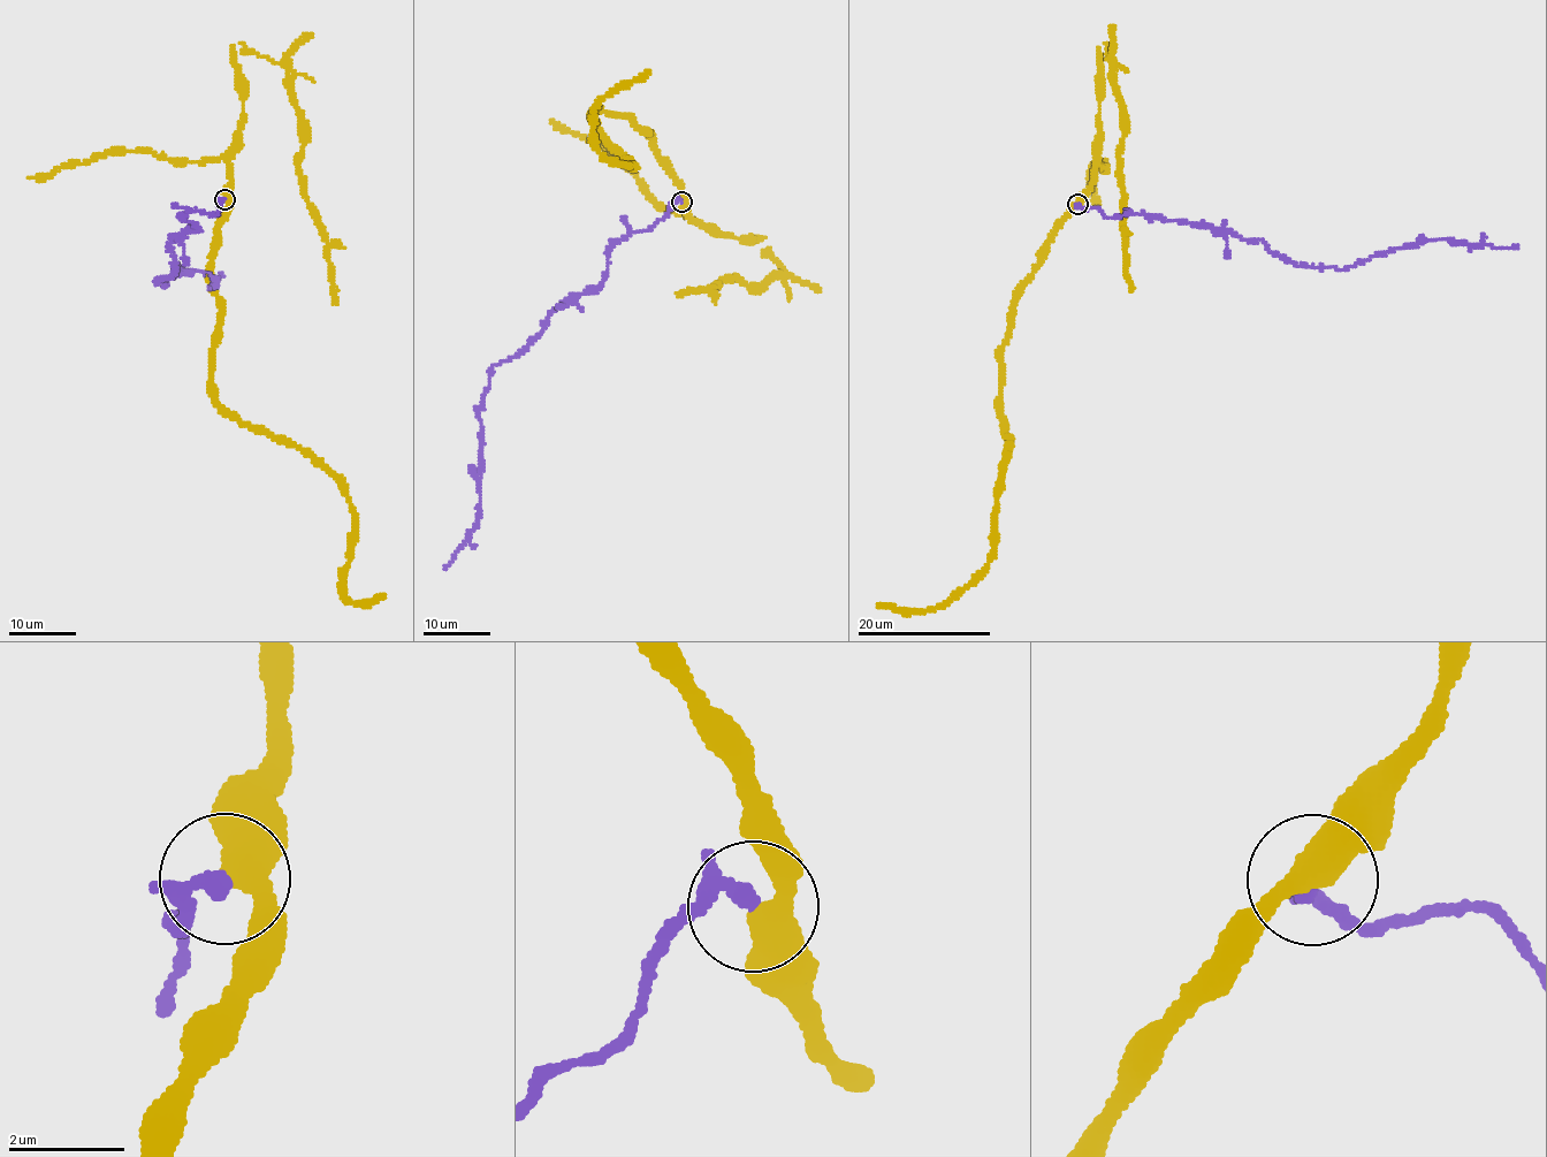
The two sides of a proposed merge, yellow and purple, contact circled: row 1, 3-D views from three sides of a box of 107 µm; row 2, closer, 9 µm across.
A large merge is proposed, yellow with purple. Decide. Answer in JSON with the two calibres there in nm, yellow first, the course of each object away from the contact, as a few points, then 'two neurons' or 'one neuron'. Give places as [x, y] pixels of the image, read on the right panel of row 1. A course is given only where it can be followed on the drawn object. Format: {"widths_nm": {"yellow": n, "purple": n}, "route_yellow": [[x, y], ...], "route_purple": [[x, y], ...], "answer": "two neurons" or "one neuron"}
{"widths_nm": {"yellow": 440, "purple": 220}, "route_yellow": [[1077, 204], [1016, 297], [1001, 351], [1000, 415], [1010, 441], [993, 556], [976, 579], [930, 609], [878, 604]], "route_purple": [[1077, 204], [1106, 217], [1150, 214], [1258, 238], [1295, 265], [1347, 269], [1430, 240], [1517, 245]], "answer": "two neurons"}

